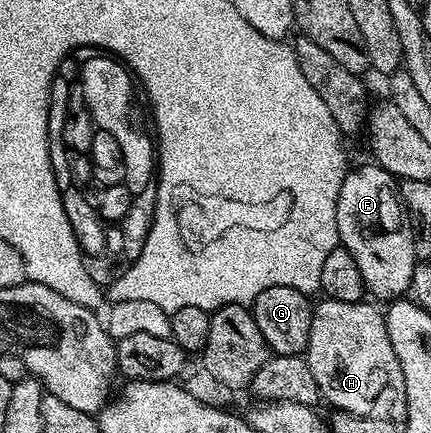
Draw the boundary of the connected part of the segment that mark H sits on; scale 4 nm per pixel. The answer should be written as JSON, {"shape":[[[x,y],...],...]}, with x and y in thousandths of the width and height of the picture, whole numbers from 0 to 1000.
{"shape":[[[749,691],[742,704],[729,707],[717,755],[717,792],[708,808],[708,831],[717,857],[726,857],[726,875],[735,875],[735,894],[747,924],[761,926],[770,947],[791,954],[817,954],[831,963],[849,963],[872,952],[870,933],[896,908],[923,910],[935,894],[935,859],[921,829],[921,811],[912,811],[912,792],[903,783],[898,737],[865,707],[842,695],[800,700]]]}

